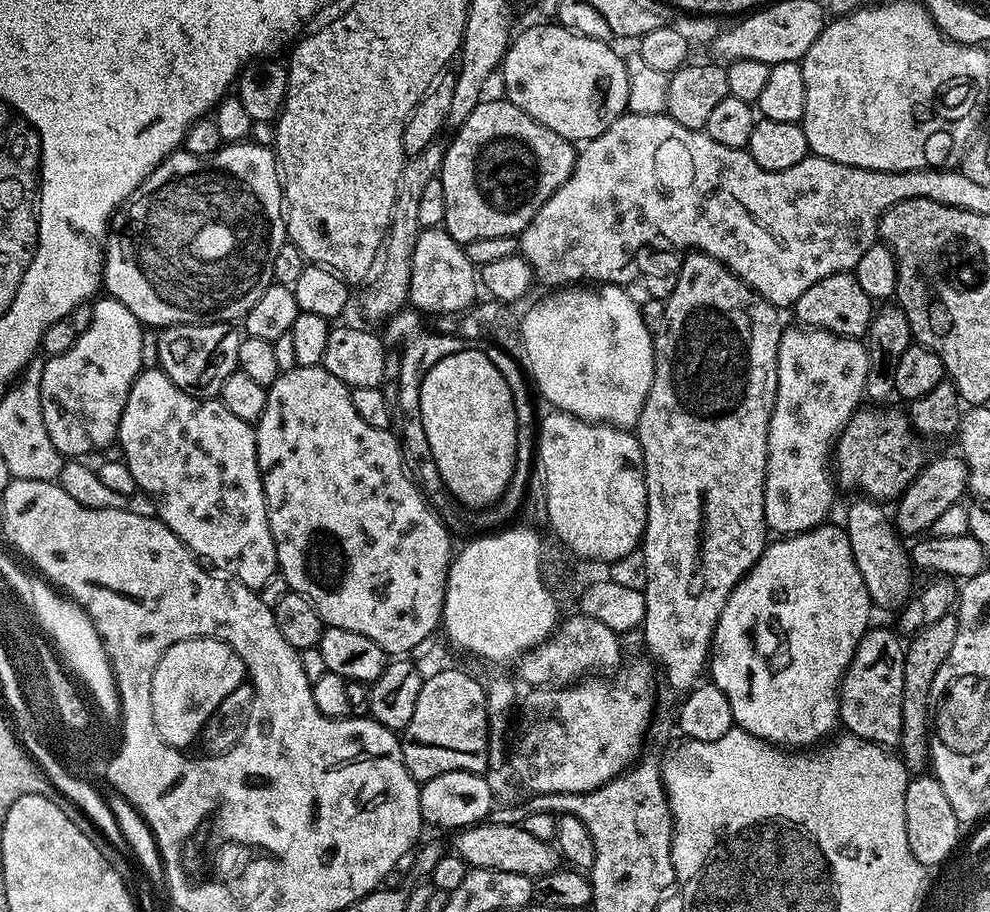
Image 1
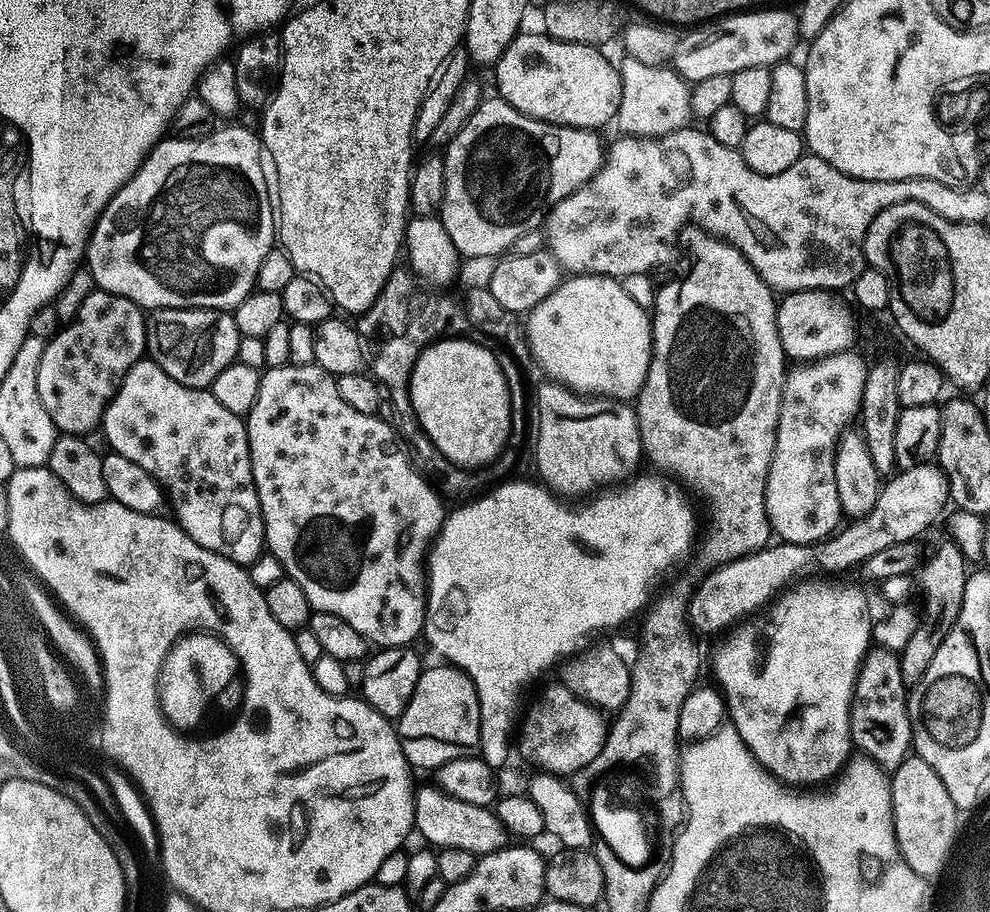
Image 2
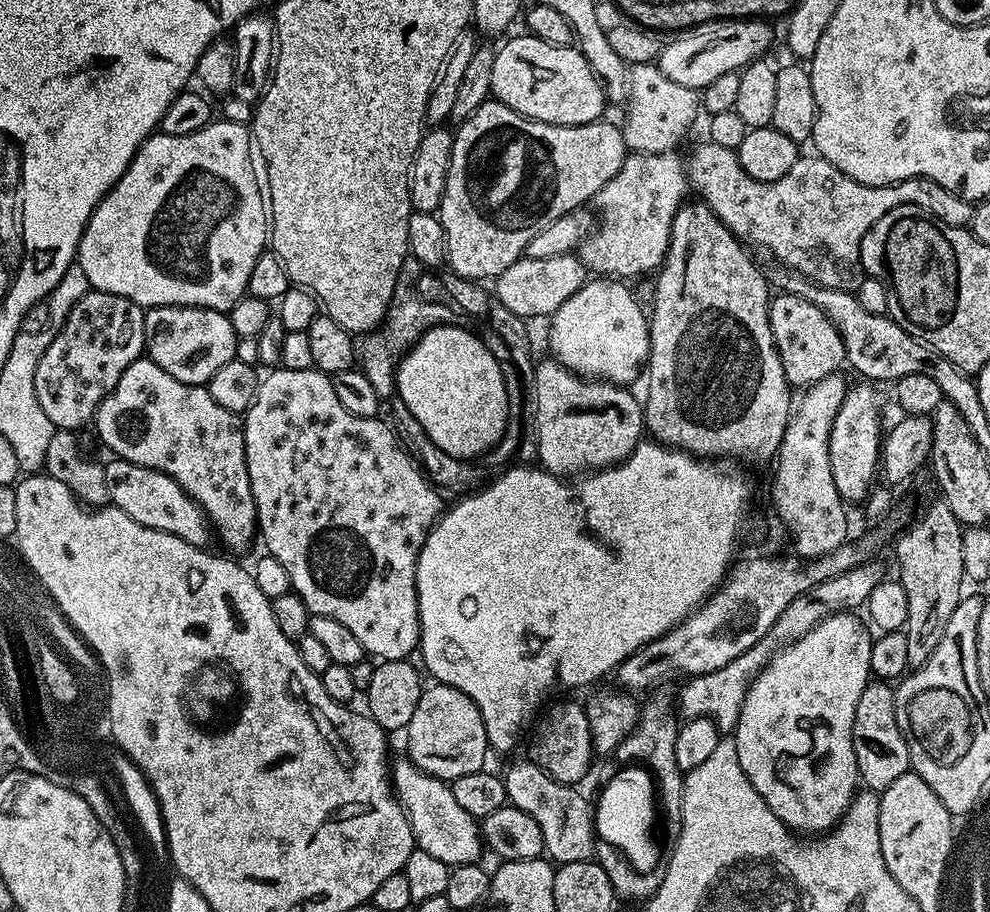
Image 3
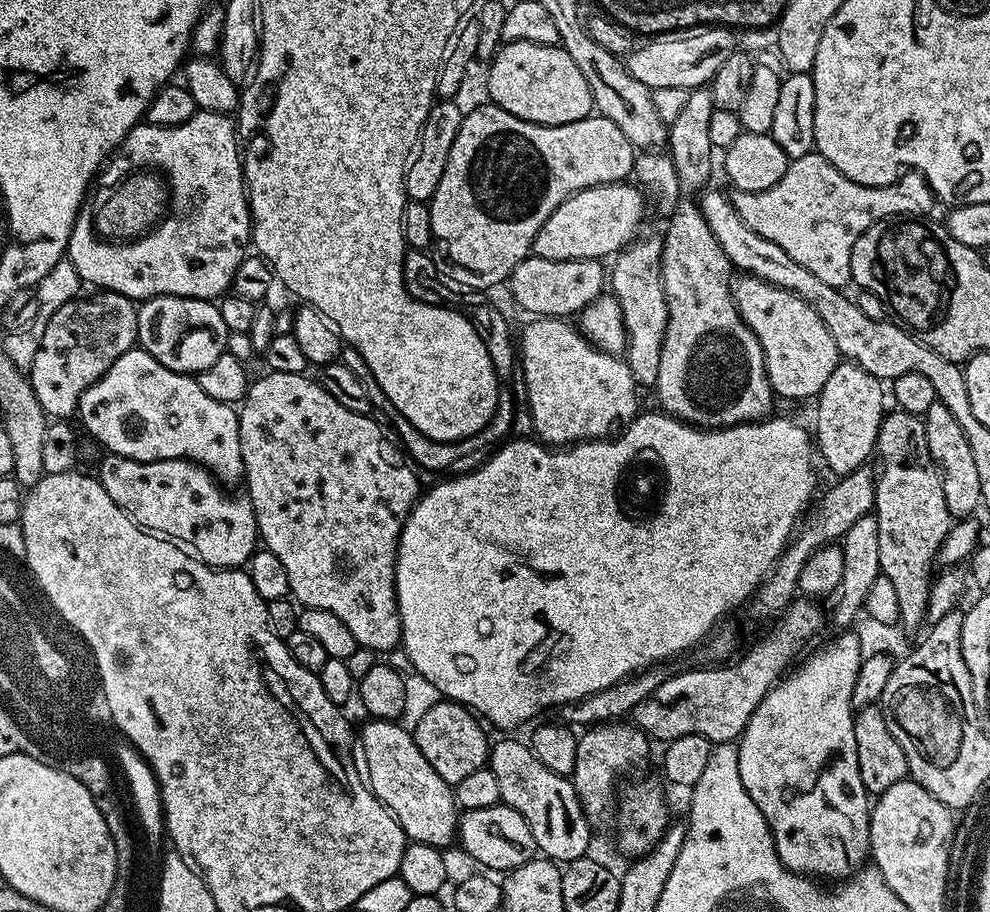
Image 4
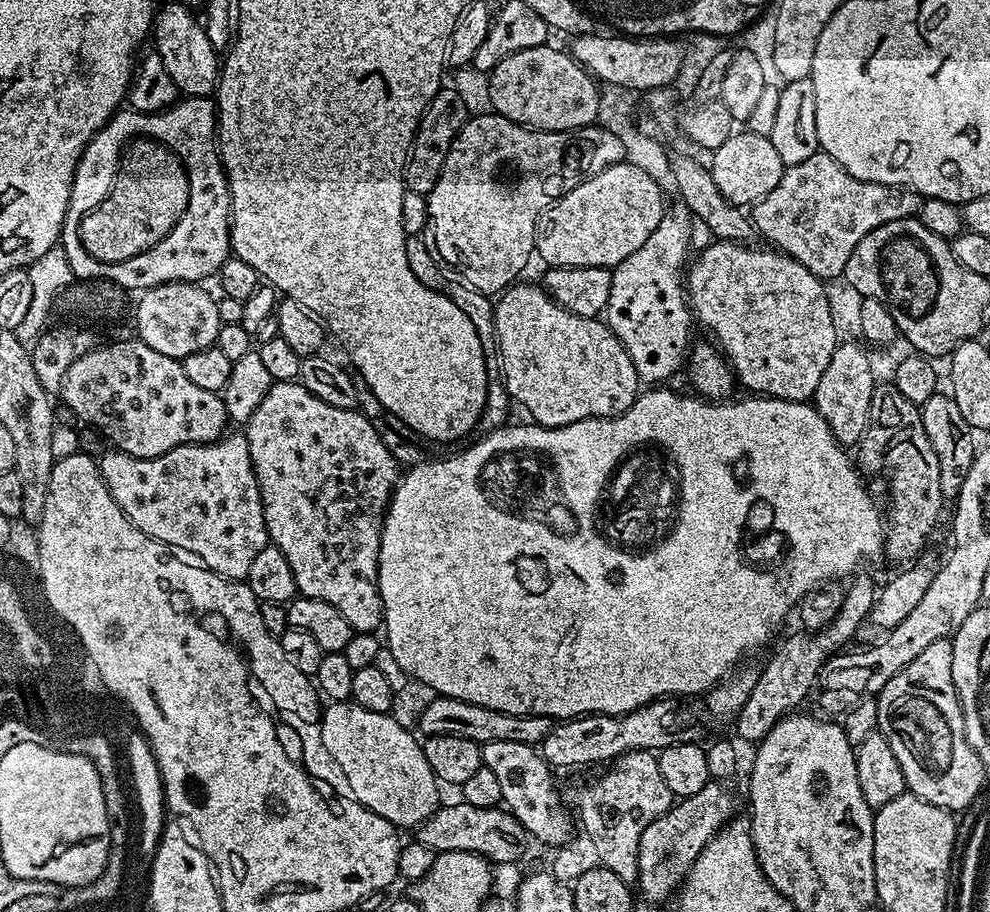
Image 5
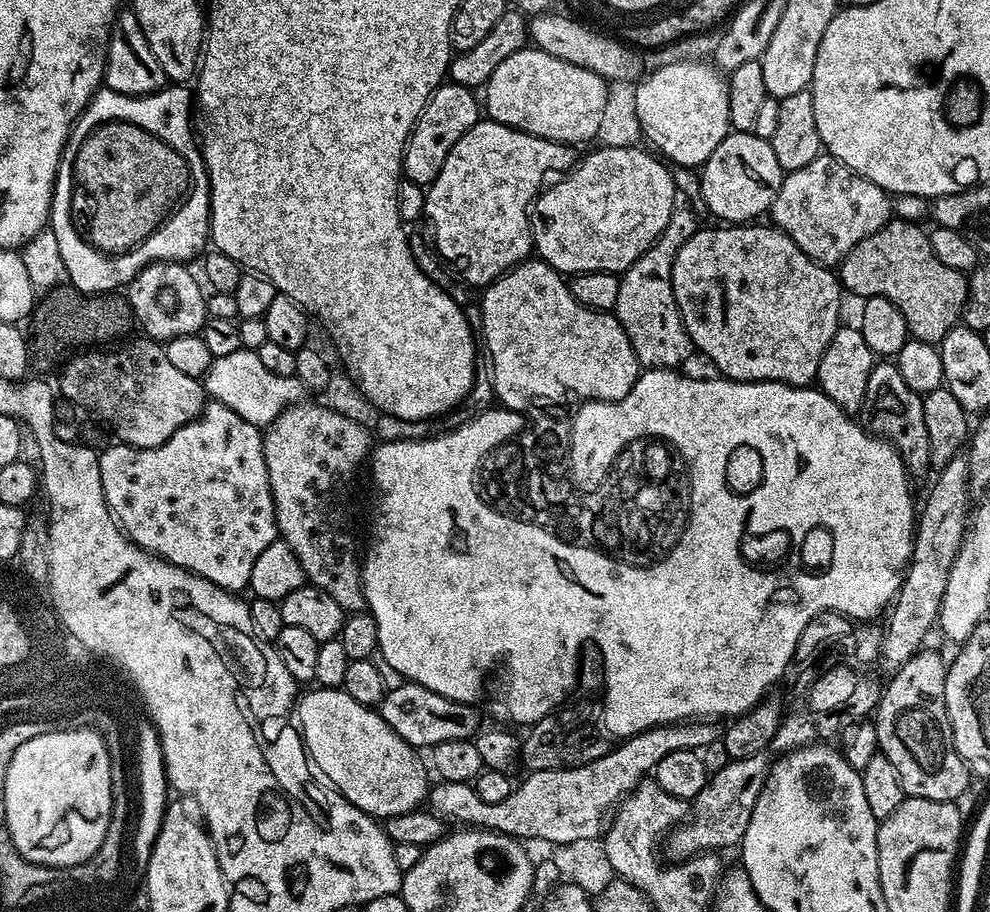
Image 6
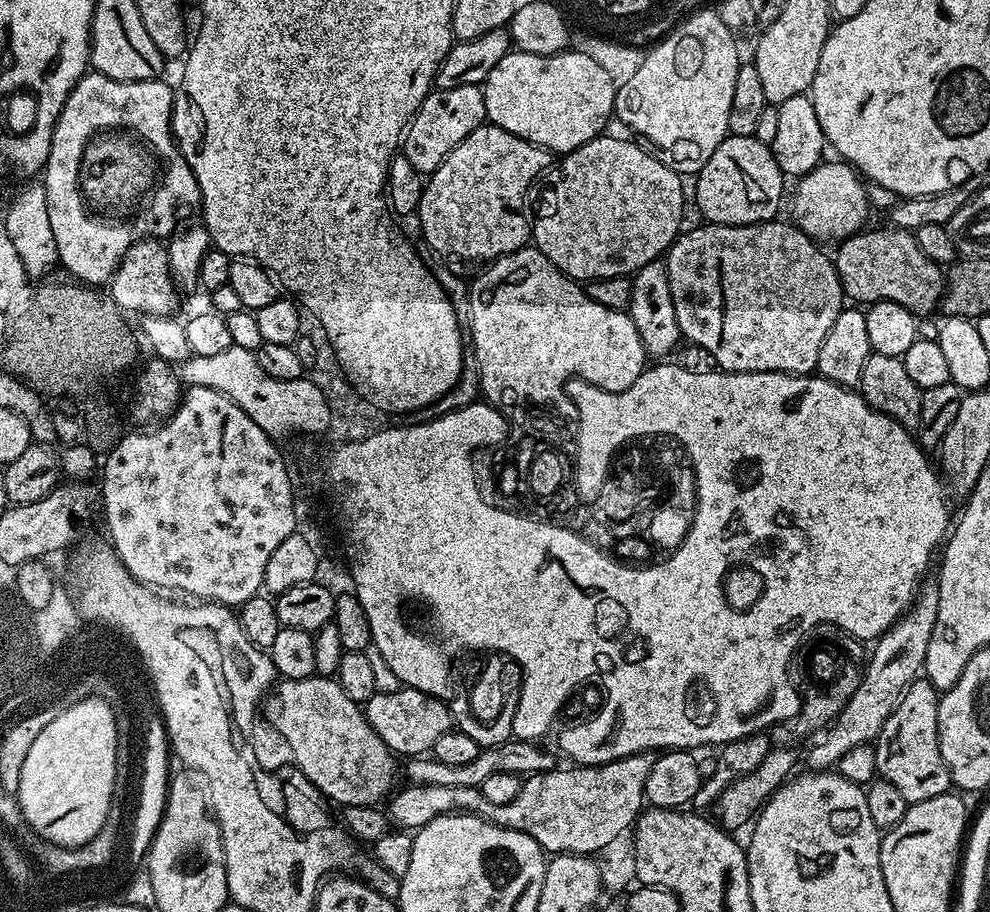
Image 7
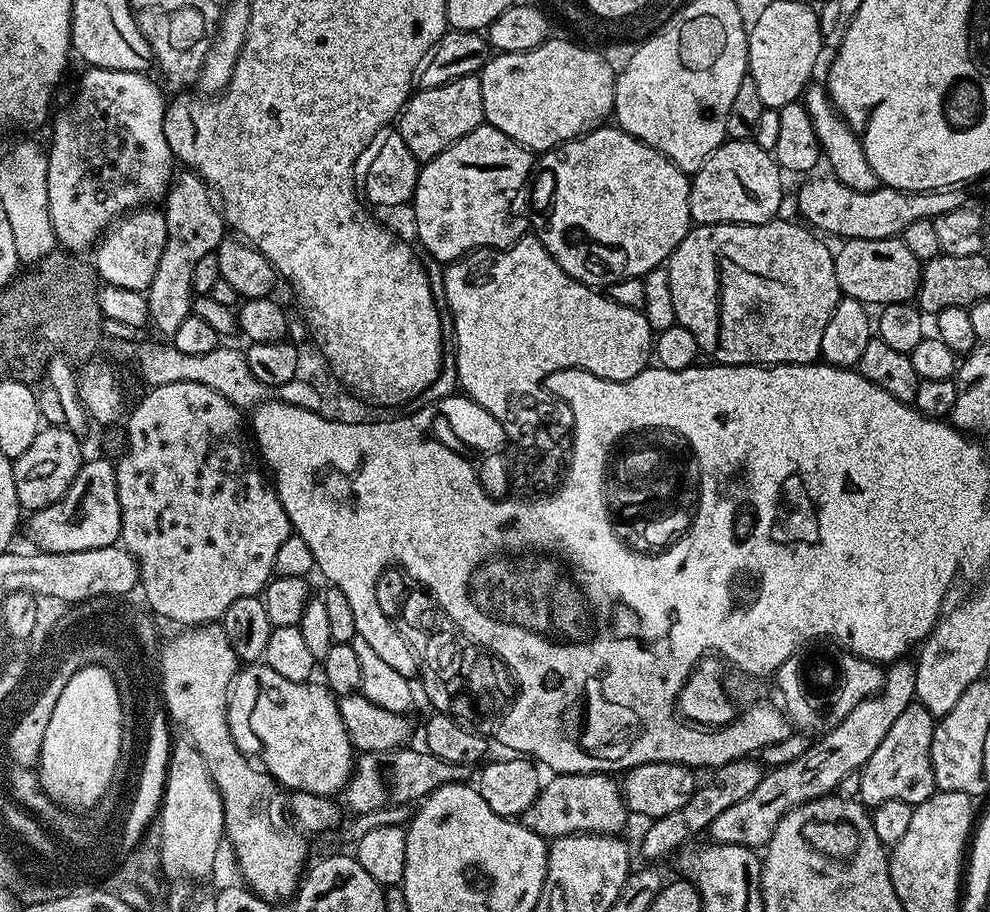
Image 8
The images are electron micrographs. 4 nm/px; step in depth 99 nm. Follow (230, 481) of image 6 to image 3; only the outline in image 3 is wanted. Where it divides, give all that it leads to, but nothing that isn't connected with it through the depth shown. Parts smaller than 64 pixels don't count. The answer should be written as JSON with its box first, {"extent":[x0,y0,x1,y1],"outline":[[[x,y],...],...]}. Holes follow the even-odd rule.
{"extent":[104,458,210,549],"outline":[[[112,458],[104,464],[107,499],[111,507],[122,510],[142,526],[162,530],[190,542],[195,548],[207,549],[210,525],[208,517],[197,506],[196,501],[174,482],[165,472],[156,468],[147,468],[144,464],[135,464],[129,460]]]}

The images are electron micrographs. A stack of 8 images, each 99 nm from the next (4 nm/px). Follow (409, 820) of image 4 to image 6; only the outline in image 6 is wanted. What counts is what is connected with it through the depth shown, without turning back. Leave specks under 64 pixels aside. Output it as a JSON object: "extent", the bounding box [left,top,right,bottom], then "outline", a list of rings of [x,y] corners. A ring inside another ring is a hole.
{"extent":[294,687,430,818],"outline":[[[343,687],[313,689],[297,699],[294,716],[296,712],[304,734],[302,743],[316,771],[367,816],[387,818],[417,811],[430,787],[430,772],[425,761],[420,761],[421,753],[398,738],[375,707],[354,702]]]}

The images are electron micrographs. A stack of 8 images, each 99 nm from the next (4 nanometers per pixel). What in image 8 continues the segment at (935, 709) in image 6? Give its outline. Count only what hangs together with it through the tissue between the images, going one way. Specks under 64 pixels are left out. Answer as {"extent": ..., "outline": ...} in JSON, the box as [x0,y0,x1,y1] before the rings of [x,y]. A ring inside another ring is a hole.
{"extent":[859,702,937,806],"outline":[[[913,702],[898,714],[894,726],[882,738],[878,750],[870,754],[870,758],[860,769],[861,790],[859,801],[865,806],[875,806],[882,802],[897,800],[910,805],[926,802],[937,792],[934,782],[934,766],[932,765],[932,735],[936,725],[934,718],[921,704]]]}

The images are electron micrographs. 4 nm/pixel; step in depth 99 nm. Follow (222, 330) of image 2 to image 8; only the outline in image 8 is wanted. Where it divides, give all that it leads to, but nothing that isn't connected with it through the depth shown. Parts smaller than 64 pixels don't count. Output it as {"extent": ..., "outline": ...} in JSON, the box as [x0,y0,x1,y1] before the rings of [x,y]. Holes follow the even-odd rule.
{"extent":[94,206,166,292],"outline":[[[140,206],[129,211],[119,222],[113,223],[95,245],[94,267],[104,284],[122,286],[122,290],[144,292],[158,270],[158,258],[166,246],[166,218],[163,211],[152,206]]]}

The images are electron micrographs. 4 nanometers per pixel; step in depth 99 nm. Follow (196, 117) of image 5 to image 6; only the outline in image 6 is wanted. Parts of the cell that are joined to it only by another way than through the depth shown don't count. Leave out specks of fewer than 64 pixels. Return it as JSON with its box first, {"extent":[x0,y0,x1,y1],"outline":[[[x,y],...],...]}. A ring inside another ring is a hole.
{"extent":[50,83,210,294],"outline":[[[173,83],[160,89],[160,104],[144,97],[144,108],[128,108],[128,112],[124,112],[124,108],[112,108],[112,112],[120,112],[120,116],[128,116],[128,120],[140,120],[140,124],[148,124],[152,132],[160,132],[164,140],[172,140],[172,144],[176,144],[176,149],[179,149],[193,172],[196,172],[197,188],[192,193],[192,200],[188,200],[188,204],[192,204],[192,216],[180,216],[180,220],[176,220],[176,232],[157,232],[148,244],[141,246],[132,256],[97,255],[76,229],[72,213],[74,201],[70,192],[72,164],[60,164],[56,175],[56,192],[52,195],[50,230],[58,238],[58,250],[62,254],[62,262],[66,262],[67,279],[71,287],[89,294],[115,293],[127,286],[150,261],[188,262],[191,256],[199,257],[210,244],[208,212],[200,212],[200,208],[196,208],[196,204],[208,204],[208,171],[204,169],[204,160],[194,135],[193,89],[183,83]]]}

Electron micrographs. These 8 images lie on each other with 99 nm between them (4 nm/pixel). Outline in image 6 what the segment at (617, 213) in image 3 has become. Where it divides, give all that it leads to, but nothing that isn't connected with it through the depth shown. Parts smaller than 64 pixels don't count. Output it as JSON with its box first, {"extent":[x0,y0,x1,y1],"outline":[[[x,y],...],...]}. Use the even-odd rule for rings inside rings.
{"extent":[770,154,893,266],"outline":[[[821,154],[814,158],[814,162],[802,166],[802,170],[794,170],[785,175],[772,203],[770,217],[772,216],[771,223],[790,238],[794,238],[796,245],[811,260],[825,266],[838,266],[850,254],[850,250],[858,246],[858,242],[870,238],[870,234],[874,234],[893,219],[892,201],[893,197],[884,189],[850,170],[850,166],[838,162],[838,158]]]}

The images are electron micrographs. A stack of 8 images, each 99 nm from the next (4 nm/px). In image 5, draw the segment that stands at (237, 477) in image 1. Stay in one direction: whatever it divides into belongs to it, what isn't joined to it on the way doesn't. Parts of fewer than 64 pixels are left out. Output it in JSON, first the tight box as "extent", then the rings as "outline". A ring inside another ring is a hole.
{"extent":[62,338,230,458],"outline":[[[138,338],[131,339],[101,343],[82,354],[82,358],[66,370],[62,397],[65,406],[78,419],[84,420],[80,422],[98,431],[109,445],[138,458],[161,456],[183,444],[212,444],[225,435],[227,428],[224,427],[229,426],[230,419],[223,395],[202,390],[202,386],[190,382],[181,361],[158,354],[158,350],[150,350],[150,346]]]}

